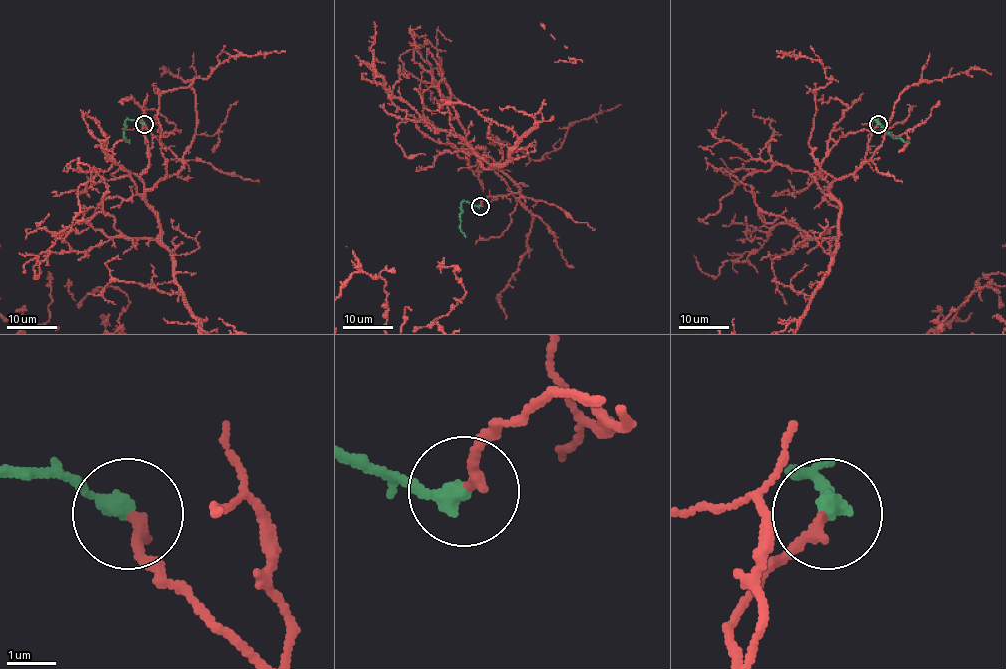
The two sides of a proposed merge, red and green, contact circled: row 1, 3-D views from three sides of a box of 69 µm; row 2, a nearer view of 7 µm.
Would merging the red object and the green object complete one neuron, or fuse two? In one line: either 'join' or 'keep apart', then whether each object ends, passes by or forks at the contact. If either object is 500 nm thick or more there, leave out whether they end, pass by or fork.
join | red ends | green ends

